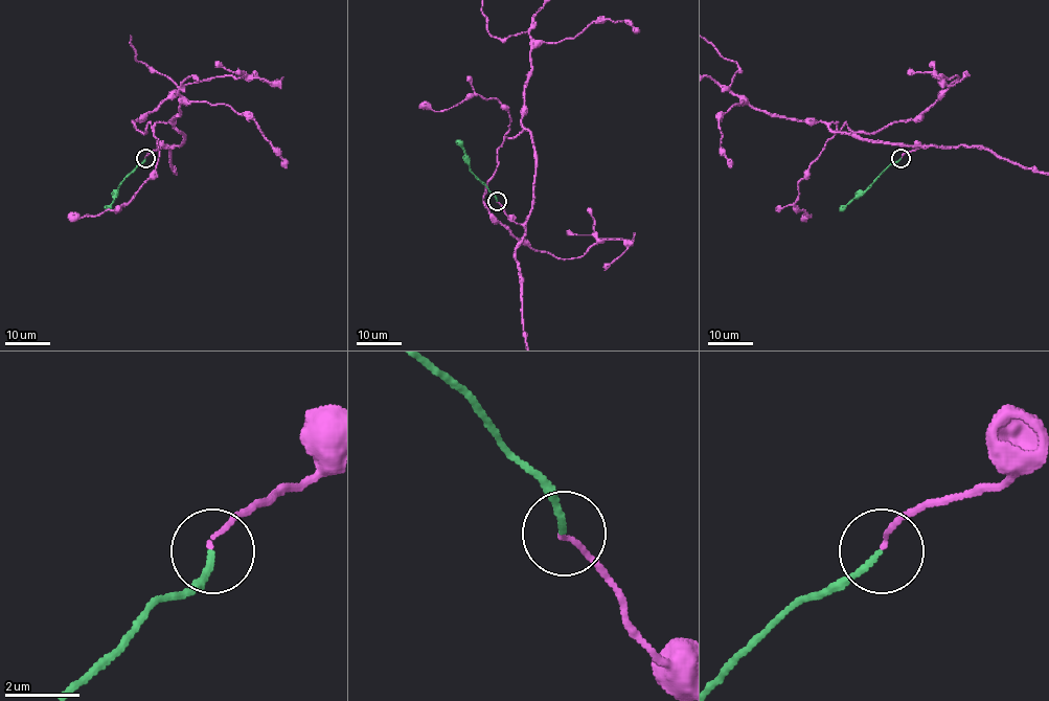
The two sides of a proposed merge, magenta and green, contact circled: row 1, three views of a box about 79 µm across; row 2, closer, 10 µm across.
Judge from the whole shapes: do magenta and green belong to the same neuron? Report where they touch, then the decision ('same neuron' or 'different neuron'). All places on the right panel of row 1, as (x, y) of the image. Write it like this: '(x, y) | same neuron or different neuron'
(901, 158) | same neuron

